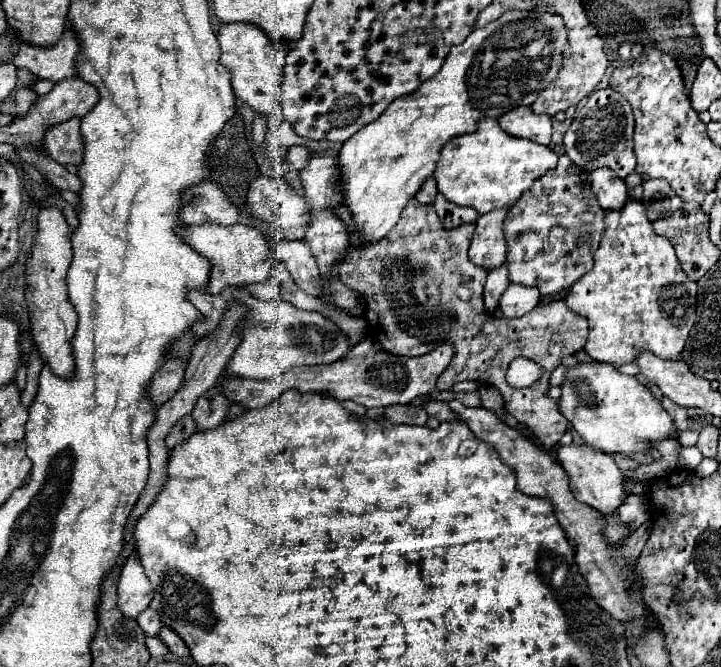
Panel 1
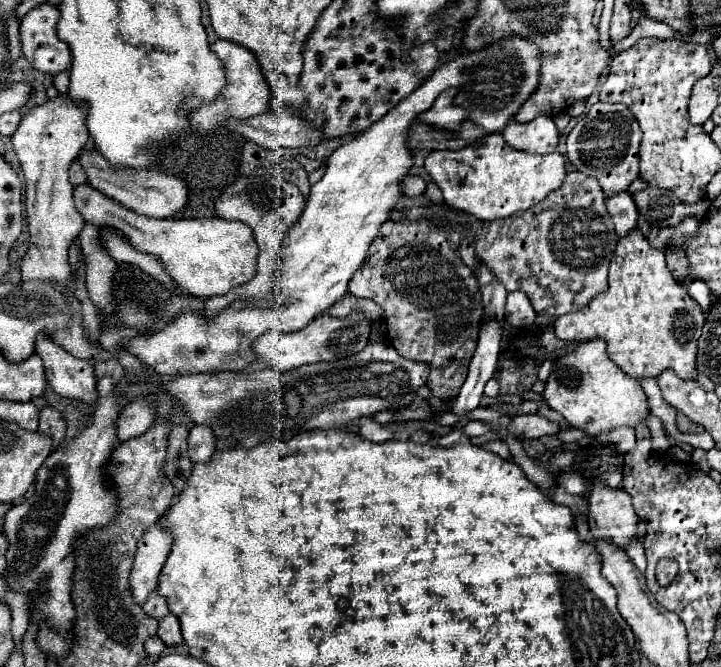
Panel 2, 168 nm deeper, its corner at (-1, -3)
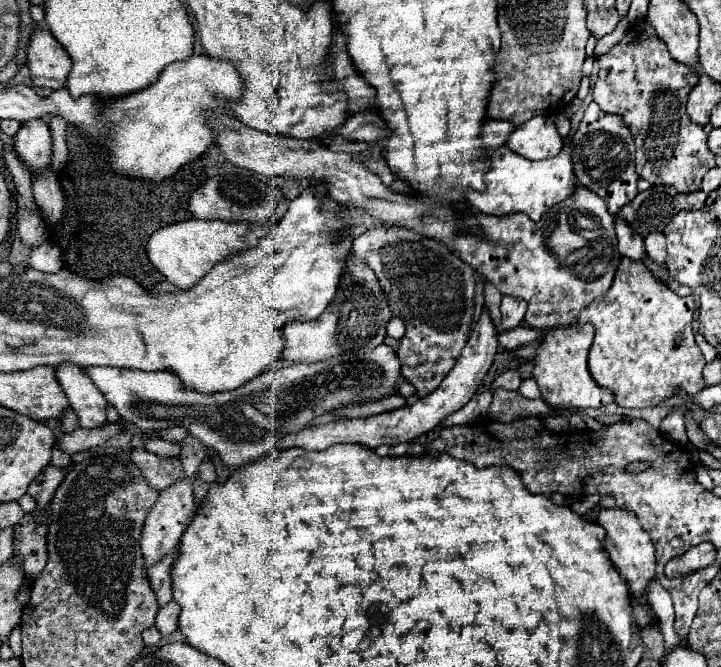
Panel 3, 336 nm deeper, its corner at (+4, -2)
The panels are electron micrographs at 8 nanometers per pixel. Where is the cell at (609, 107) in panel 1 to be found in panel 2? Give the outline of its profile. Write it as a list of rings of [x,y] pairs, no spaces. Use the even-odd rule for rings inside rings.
[[[597,101],[585,117],[567,135],[567,157],[577,171],[591,175],[599,181],[605,195],[627,191],[639,177],[639,143],[641,129],[629,107],[621,103]]]

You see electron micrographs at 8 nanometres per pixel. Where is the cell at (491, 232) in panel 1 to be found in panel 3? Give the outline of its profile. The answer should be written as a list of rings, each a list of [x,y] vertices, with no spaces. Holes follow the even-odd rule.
[[[488,310],[482,312],[482,318],[478,320],[478,324],[474,326],[464,350],[460,352],[460,358],[456,362],[456,366],[448,372],[448,376],[442,380],[442,386],[436,388],[432,394],[428,394],[426,398],[420,398],[416,404],[406,404],[402,408],[396,408],[392,412],[384,412],[378,416],[370,416],[370,418],[358,418],[358,420],[348,420],[348,418],[340,418],[340,420],[332,420],[328,424],[322,426],[312,426],[312,428],[304,428],[298,430],[296,434],[286,434],[284,438],[280,438],[280,442],[276,442],[276,450],[286,450],[286,448],[304,448],[304,450],[326,450],[334,444],[342,444],[342,442],[356,442],[360,446],[366,444],[366,448],[376,450],[378,446],[386,444],[386,446],[396,446],[400,442],[406,440],[414,440],[420,434],[430,432],[434,426],[438,426],[446,416],[450,416],[452,412],[460,410],[474,394],[476,388],[480,386],[482,378],[486,376],[486,372],[490,370],[492,362],[494,362],[494,354],[498,348],[498,338],[496,338],[496,328],[492,324],[492,318],[488,314]]]

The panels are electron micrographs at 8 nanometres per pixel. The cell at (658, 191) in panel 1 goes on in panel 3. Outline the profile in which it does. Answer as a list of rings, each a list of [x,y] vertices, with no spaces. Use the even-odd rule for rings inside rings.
[[[652,186],[640,192],[630,204],[626,204],[616,216],[628,222],[636,234],[646,236],[652,232],[664,232],[664,226],[680,210],[700,210],[704,206],[704,194],[696,192],[696,206],[690,206],[686,196],[672,186]]]

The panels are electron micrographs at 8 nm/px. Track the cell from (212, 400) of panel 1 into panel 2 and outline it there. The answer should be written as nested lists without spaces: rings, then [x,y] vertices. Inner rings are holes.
[[[193,425],[189,435],[189,457],[193,463],[209,461],[215,451],[215,437],[213,429],[207,425]]]

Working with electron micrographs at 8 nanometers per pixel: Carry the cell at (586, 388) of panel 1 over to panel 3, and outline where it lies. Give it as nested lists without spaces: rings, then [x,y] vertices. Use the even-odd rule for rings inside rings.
[[[584,324],[580,328],[576,326],[556,328],[542,336],[540,346],[536,350],[532,376],[540,386],[542,398],[552,406],[578,410],[578,408],[600,408],[612,402],[612,392],[596,386],[596,382],[588,372],[588,350],[592,346],[592,338],[594,338],[592,324]]]

